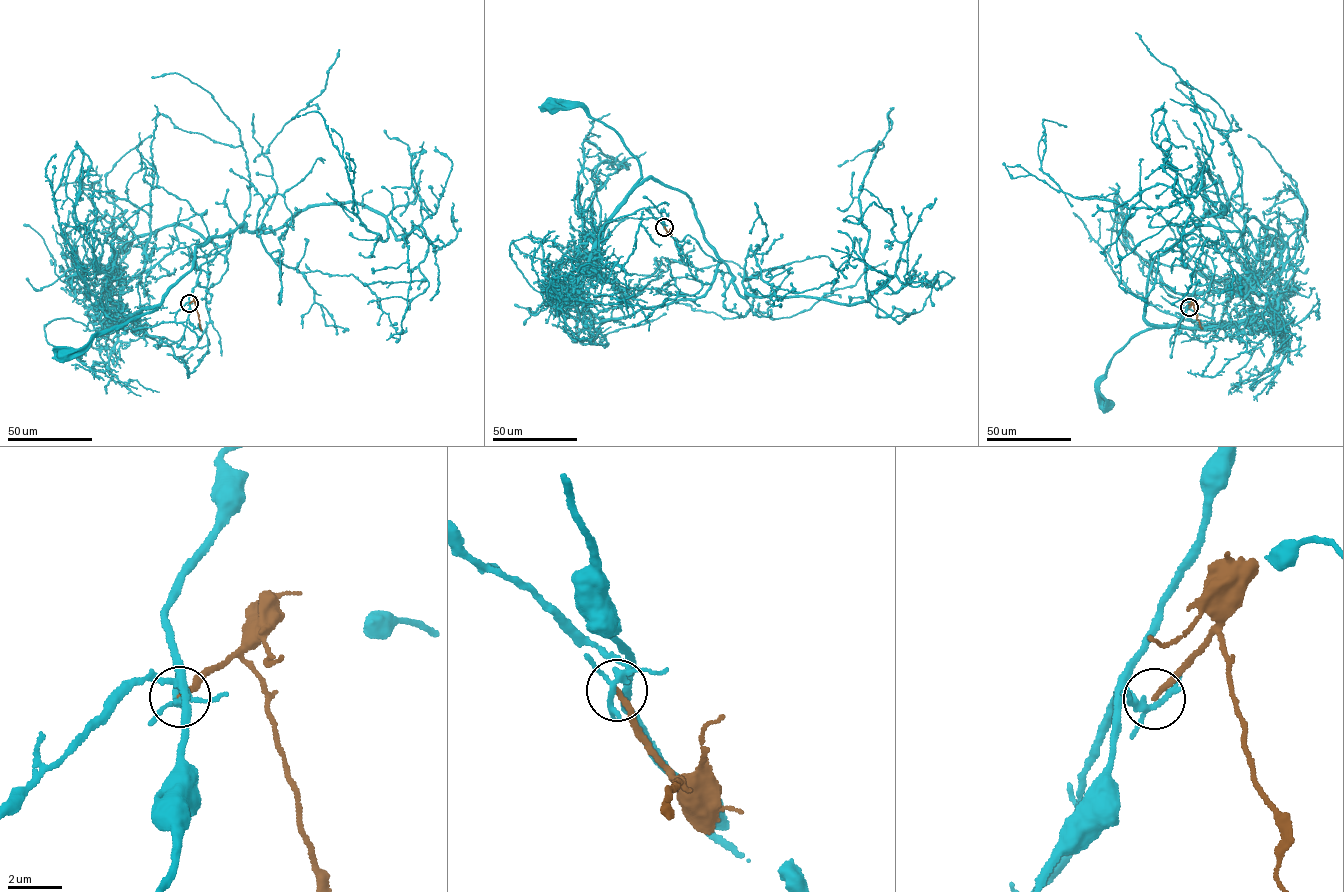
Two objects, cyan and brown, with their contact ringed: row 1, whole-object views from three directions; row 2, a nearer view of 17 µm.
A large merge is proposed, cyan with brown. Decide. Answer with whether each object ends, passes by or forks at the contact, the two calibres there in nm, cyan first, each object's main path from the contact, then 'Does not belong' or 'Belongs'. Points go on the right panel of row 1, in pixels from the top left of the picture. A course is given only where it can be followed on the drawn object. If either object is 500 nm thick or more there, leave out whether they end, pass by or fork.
At the ring cyan forks. At the ring brown ends. Thickness 190 nm (cyan) against 200 nm. Course of cyan: (1189, 307), (1178, 332), (1209, 342), (1238, 331), (1160, 325), (1135, 334), (1100, 383), (1108, 405). Course of brown: (1189, 307), (1193, 303), (1202, 328). Does not belong

